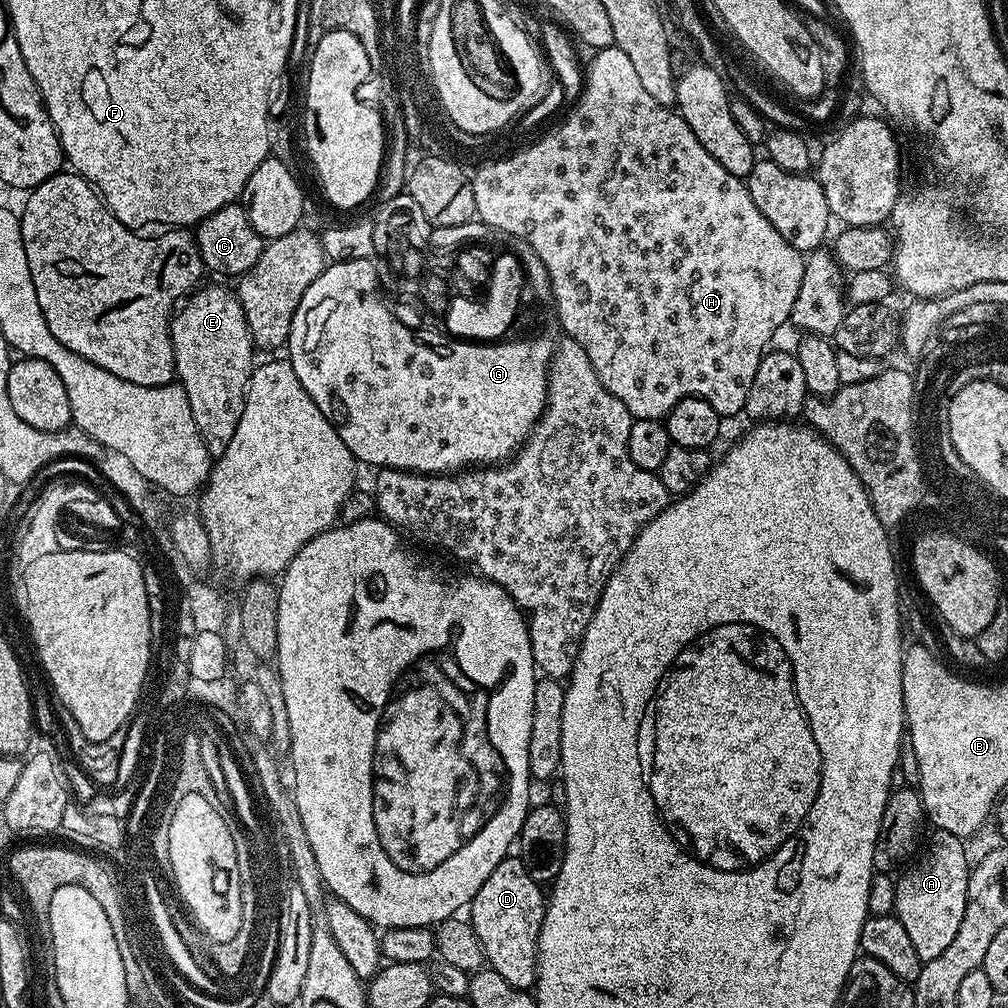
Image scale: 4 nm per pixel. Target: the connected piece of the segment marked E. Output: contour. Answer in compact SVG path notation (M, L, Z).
M220 286L202 289L197 289L191 298L183 303L183 306L173 315L169 328L175 356L175 377L187 392L191 414L194 415L195 425L198 426L200 437L207 446L209 456L218 458L230 444L230 438L234 436L238 420L245 408L248 382L256 362L254 358L256 347L250 334L249 324L246 322L245 311L242 310L240 300L235 293L231 289L226 290Z

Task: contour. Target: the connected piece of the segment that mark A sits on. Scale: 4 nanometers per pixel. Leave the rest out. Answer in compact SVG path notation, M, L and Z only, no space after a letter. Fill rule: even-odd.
M935 829L933 836L912 867L896 883L895 915L902 922L921 963L938 958L958 934L966 908L970 860L963 837Z

